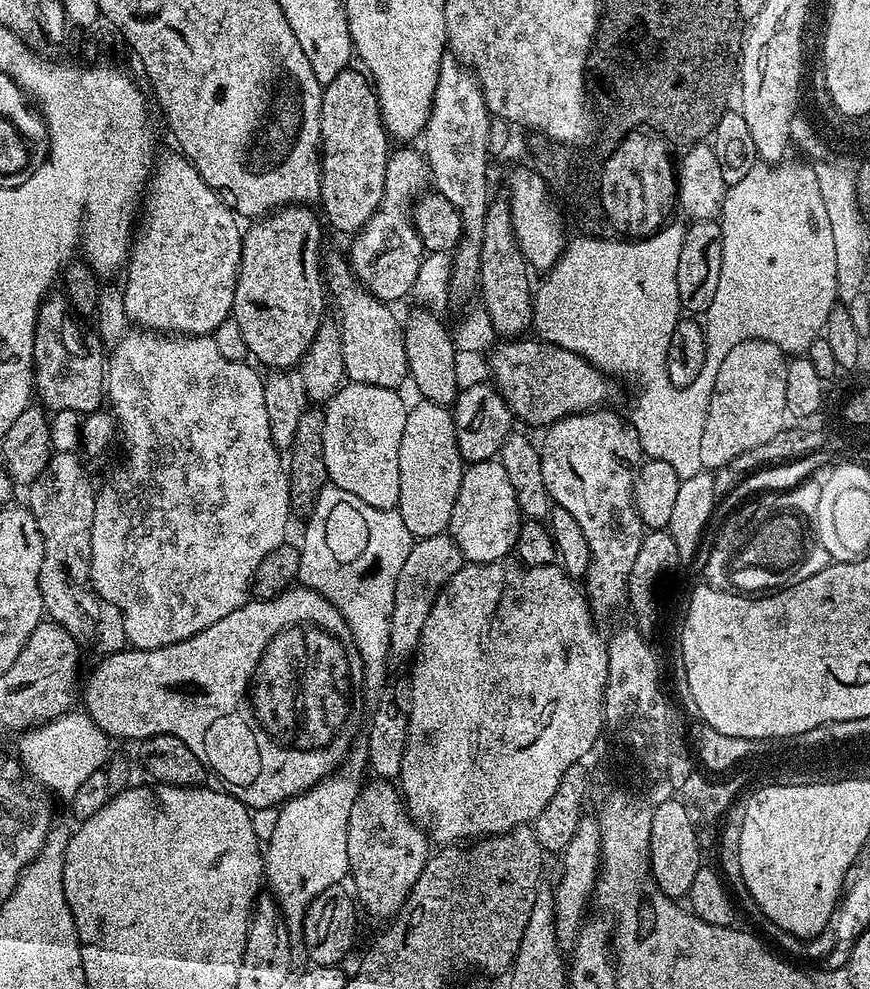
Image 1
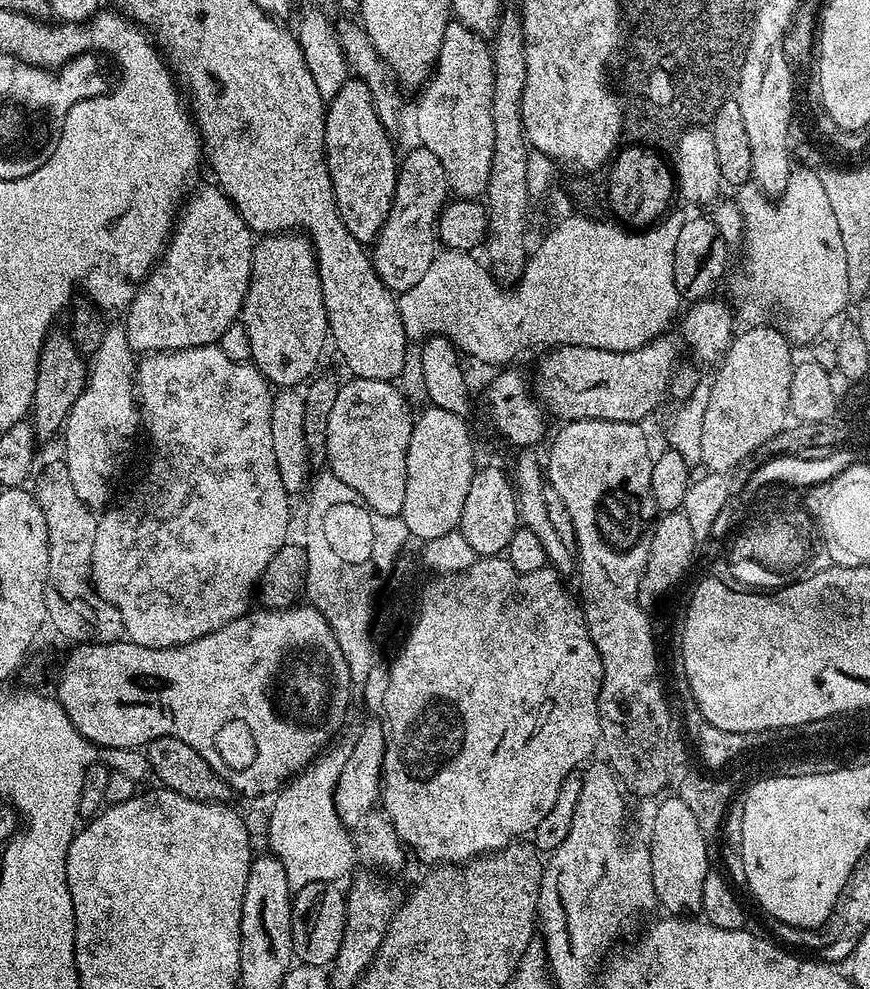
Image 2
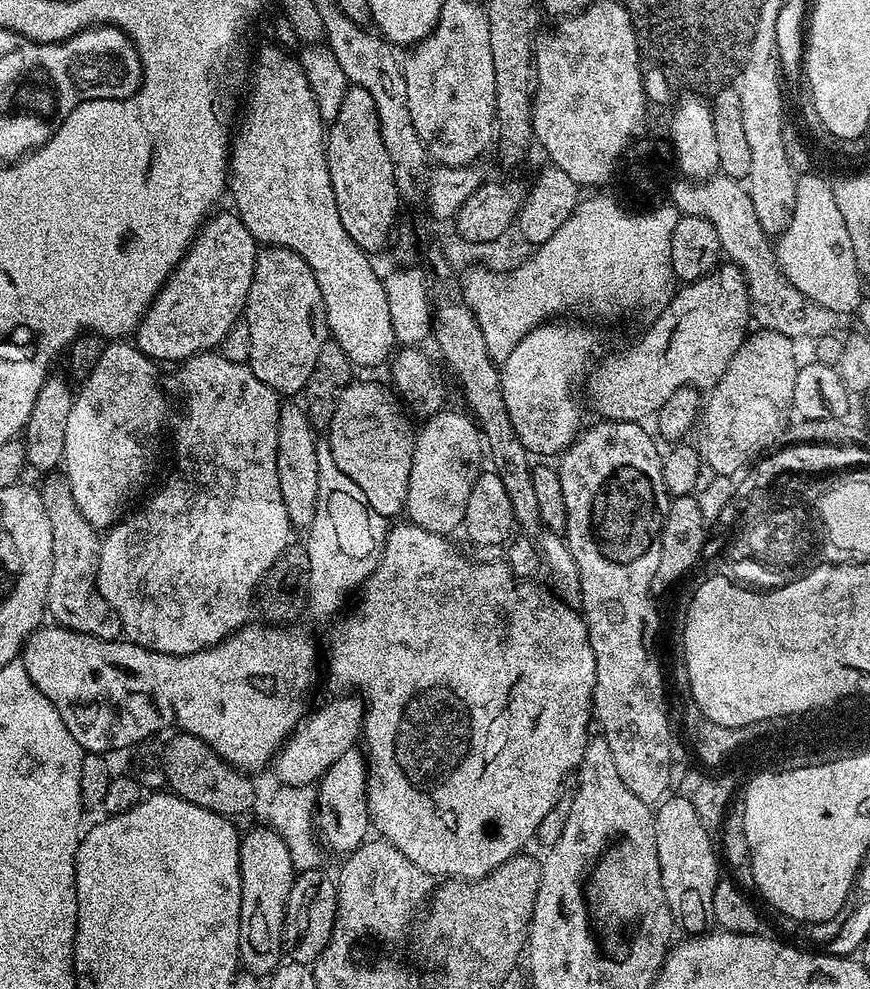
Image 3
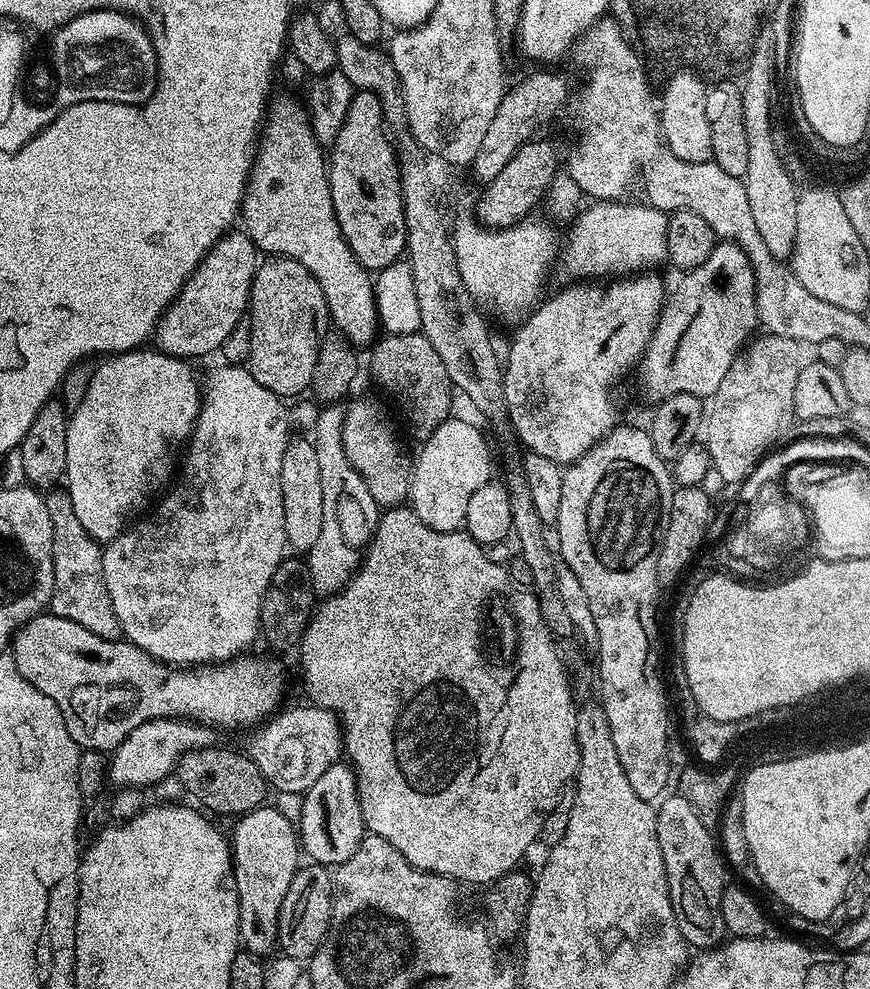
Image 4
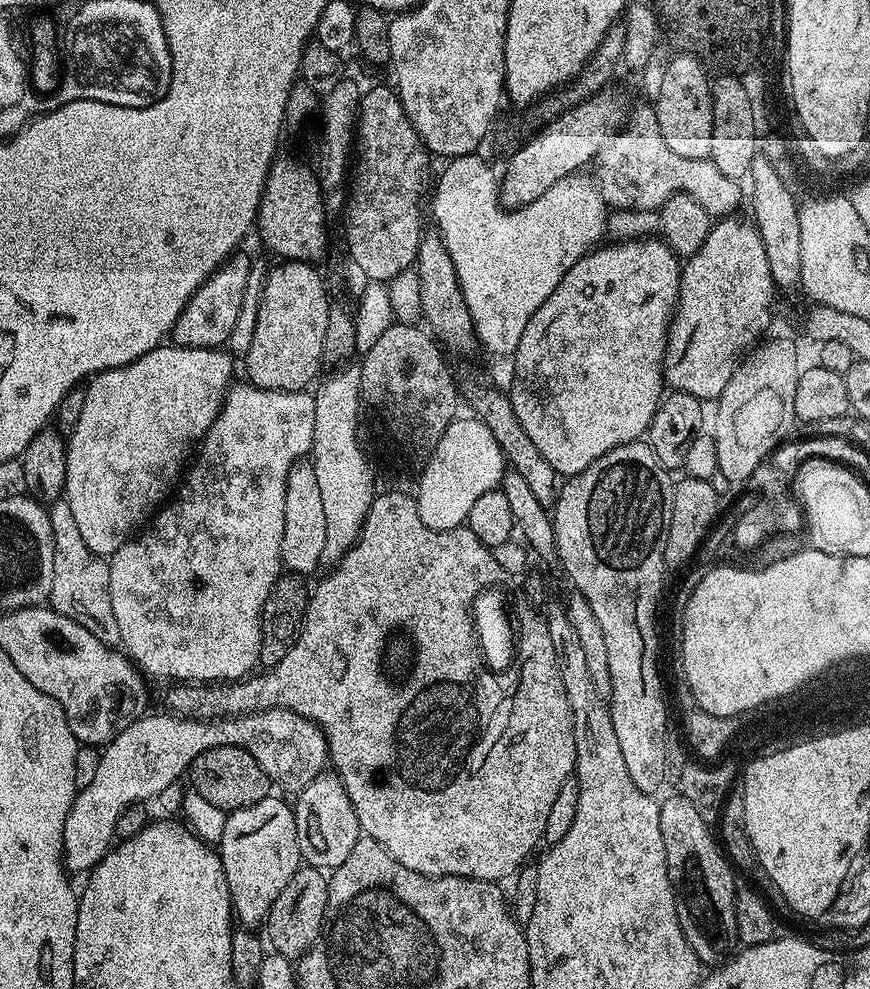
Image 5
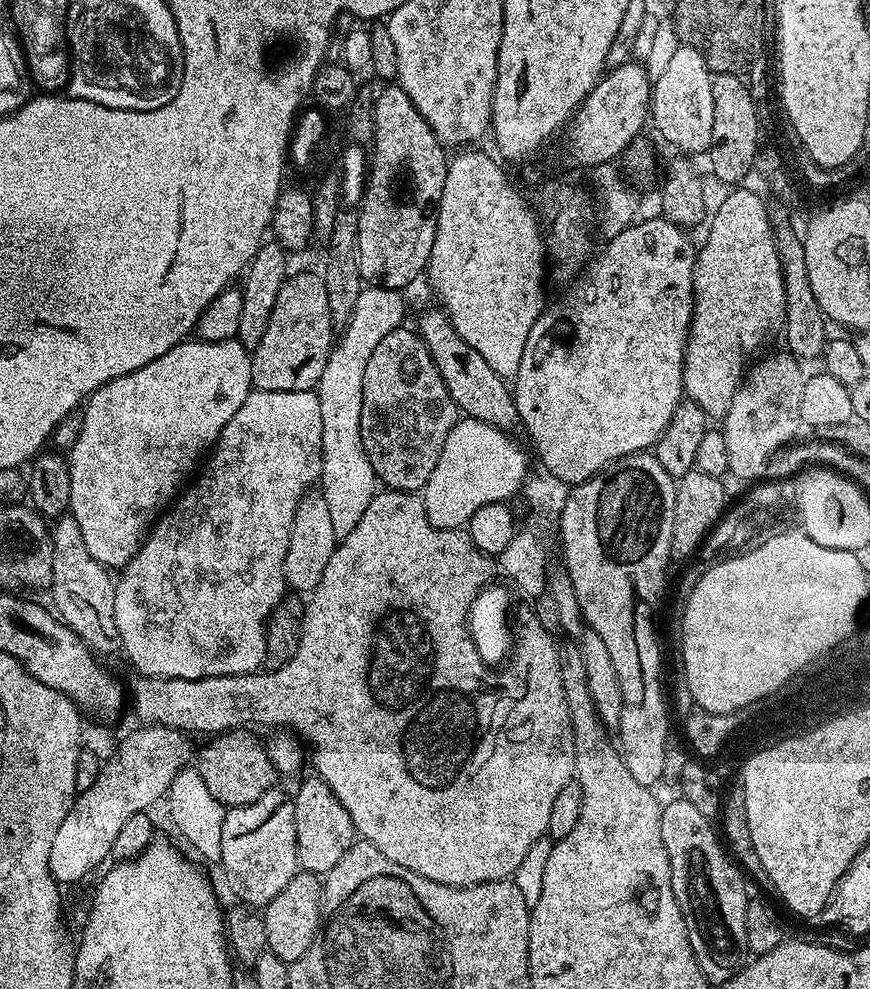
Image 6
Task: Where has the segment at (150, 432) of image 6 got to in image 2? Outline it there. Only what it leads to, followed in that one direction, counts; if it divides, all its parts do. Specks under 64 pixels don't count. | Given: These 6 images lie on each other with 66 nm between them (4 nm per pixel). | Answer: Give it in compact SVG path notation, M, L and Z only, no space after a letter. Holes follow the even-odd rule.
M109 323L102 344L91 361L88 384L78 402L74 402L62 429L63 462L70 470L78 496L93 510L103 509L113 499L112 484L108 480L115 478L124 460L128 440L135 438L136 428L138 432L142 424L134 387L137 363L124 324Z

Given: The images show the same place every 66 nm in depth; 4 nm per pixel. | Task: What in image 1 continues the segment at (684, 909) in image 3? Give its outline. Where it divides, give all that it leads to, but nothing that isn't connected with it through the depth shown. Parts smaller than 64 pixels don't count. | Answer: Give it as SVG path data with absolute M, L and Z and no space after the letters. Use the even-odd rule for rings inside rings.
M675 798L653 807L648 864L652 868L652 879L667 896L687 897L690 886L702 867L700 855L702 849L698 842L698 834L694 830L694 822L690 822L690 814L686 814L686 806L681 800Z

